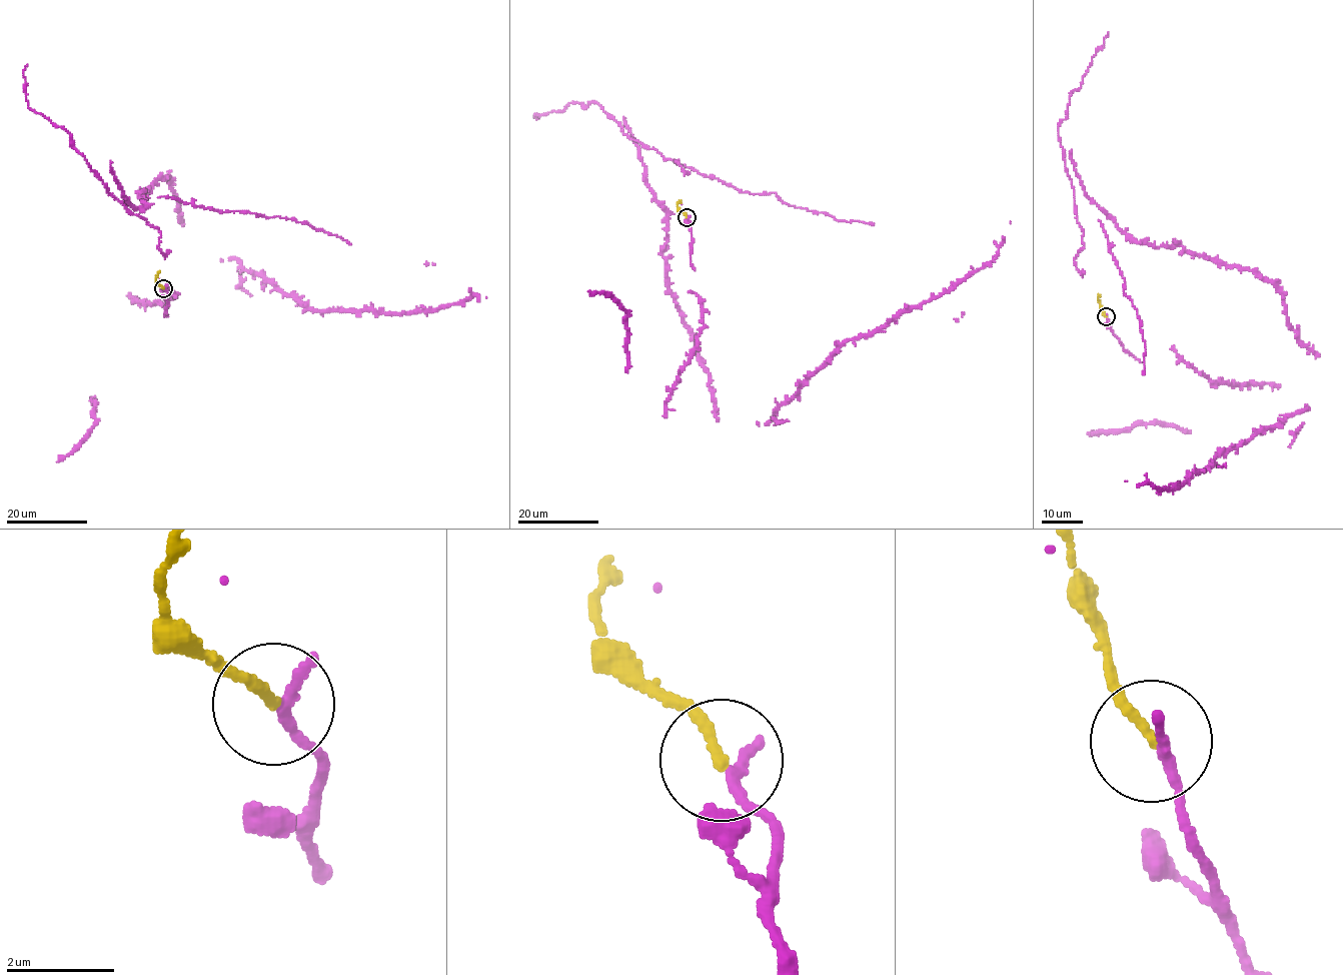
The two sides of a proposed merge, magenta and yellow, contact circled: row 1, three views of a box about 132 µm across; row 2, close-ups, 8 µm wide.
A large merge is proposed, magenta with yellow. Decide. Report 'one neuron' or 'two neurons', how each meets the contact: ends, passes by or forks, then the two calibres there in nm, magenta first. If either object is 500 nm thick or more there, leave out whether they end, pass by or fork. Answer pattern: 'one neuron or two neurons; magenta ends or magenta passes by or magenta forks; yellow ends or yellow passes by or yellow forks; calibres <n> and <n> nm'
two neurons; magenta ends; yellow ends; calibres 240 and 190 nm

